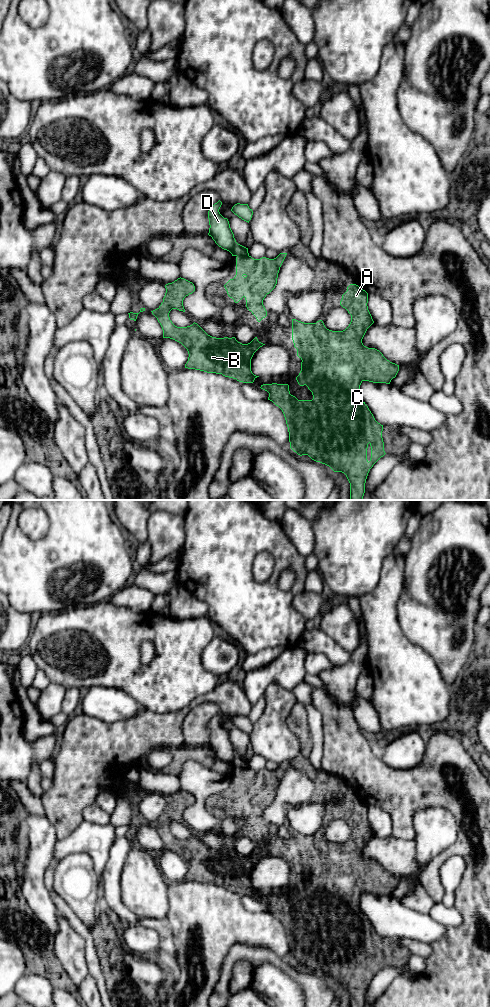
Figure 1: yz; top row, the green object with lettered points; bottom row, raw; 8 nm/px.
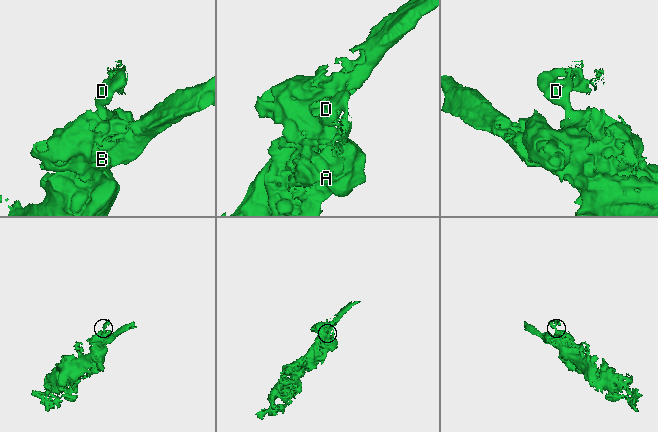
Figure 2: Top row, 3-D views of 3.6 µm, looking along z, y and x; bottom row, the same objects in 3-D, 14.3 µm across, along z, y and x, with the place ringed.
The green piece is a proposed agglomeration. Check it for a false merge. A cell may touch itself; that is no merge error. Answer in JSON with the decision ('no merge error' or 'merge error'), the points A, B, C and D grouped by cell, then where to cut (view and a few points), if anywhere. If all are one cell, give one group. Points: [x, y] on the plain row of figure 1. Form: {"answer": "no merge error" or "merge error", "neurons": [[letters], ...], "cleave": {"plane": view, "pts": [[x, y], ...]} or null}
{"answer": "merge error", "neurons": [["A", "B", "C"], ["D"]], "cleave": {"plane": "yz", "pts": [[248, 766], [237, 768]]}}

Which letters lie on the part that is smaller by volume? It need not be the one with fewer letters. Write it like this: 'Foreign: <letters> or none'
Foreign: D

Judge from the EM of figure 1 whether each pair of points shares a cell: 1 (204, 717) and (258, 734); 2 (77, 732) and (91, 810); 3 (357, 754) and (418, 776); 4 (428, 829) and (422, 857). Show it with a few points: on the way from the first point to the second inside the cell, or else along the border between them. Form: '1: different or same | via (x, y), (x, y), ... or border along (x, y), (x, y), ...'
1: different | border along (253, 724), (248, 739)
2: different | border along (94, 802), (85, 808), (82, 819)
3: same | via (372, 769), (380, 777), (403, 777)
4: same | via (428, 836), (428, 847), (426, 850)

